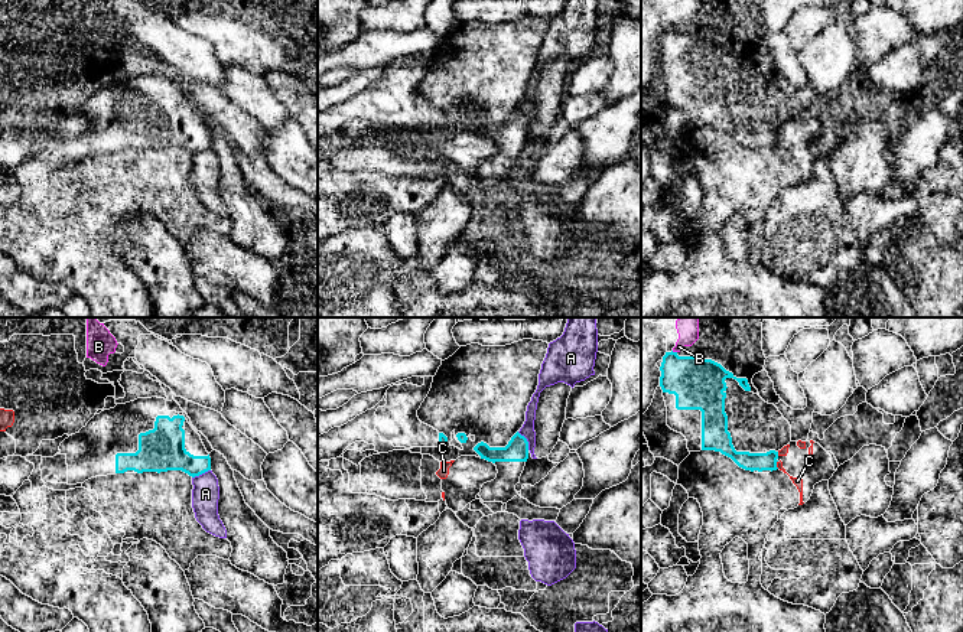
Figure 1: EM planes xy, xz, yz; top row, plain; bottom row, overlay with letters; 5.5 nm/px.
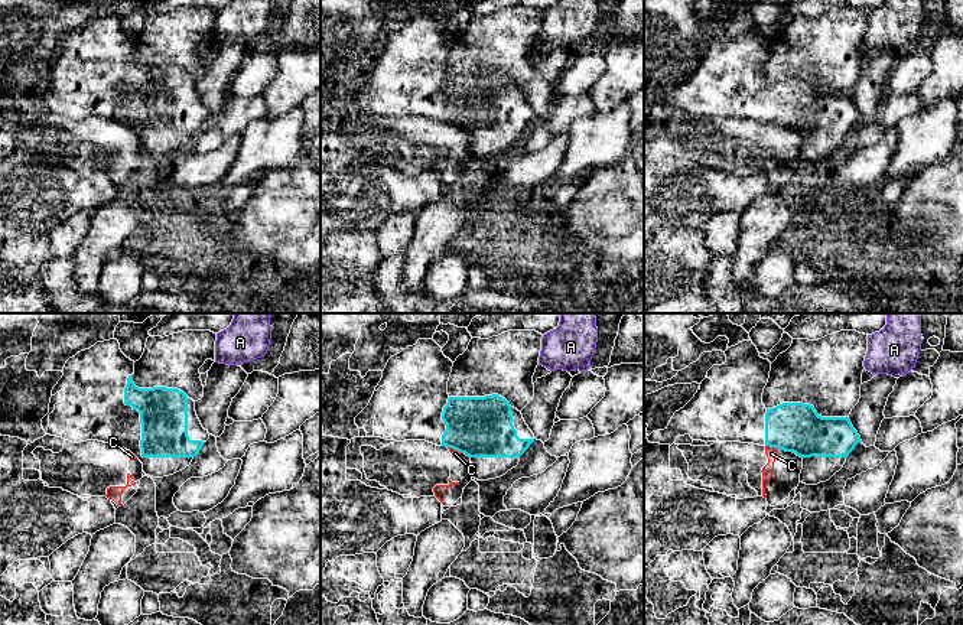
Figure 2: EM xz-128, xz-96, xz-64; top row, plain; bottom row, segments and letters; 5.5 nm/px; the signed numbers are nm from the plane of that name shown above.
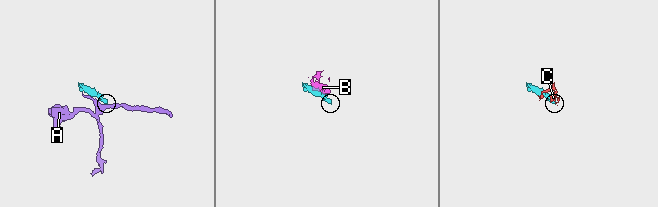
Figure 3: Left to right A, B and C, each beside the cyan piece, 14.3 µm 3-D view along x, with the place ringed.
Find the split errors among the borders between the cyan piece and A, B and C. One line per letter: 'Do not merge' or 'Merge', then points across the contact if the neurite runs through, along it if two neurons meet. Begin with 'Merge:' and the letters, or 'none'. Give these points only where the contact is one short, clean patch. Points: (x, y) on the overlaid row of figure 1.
Merge: none
A: Do not merge
B: Do not merge
C: Do not merge. Boundary: yz (777, 461), (778, 468)

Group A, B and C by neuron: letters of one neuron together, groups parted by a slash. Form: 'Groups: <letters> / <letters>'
Groups: A / B / C

